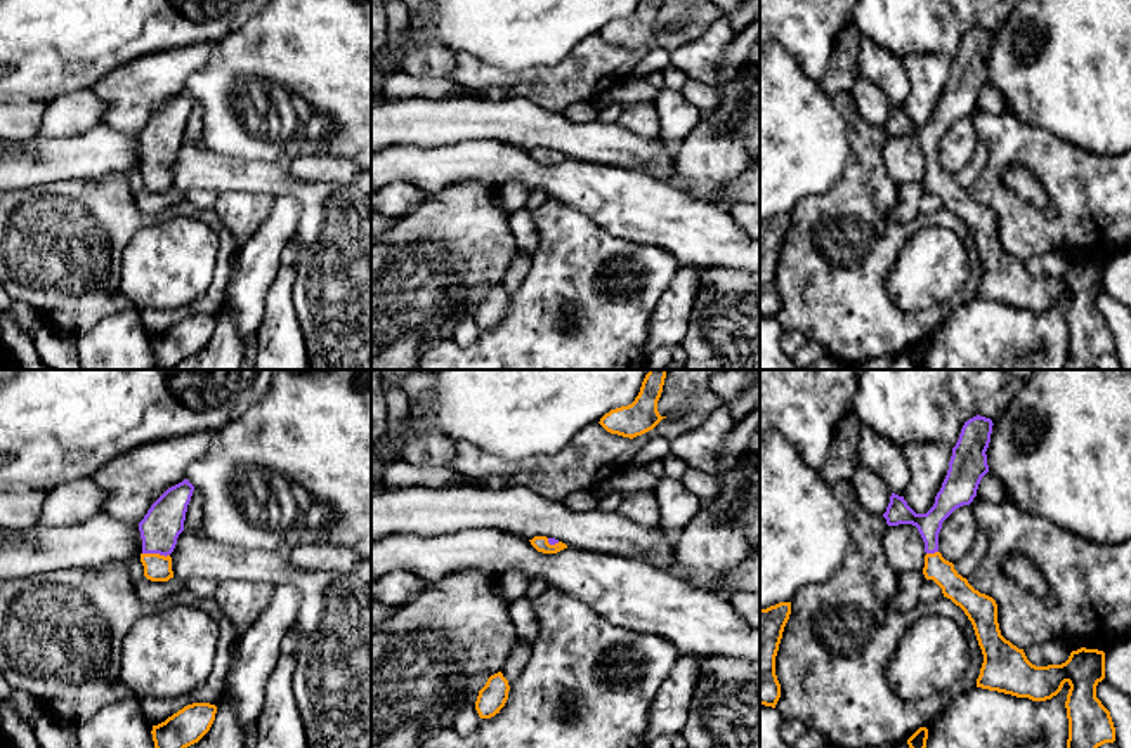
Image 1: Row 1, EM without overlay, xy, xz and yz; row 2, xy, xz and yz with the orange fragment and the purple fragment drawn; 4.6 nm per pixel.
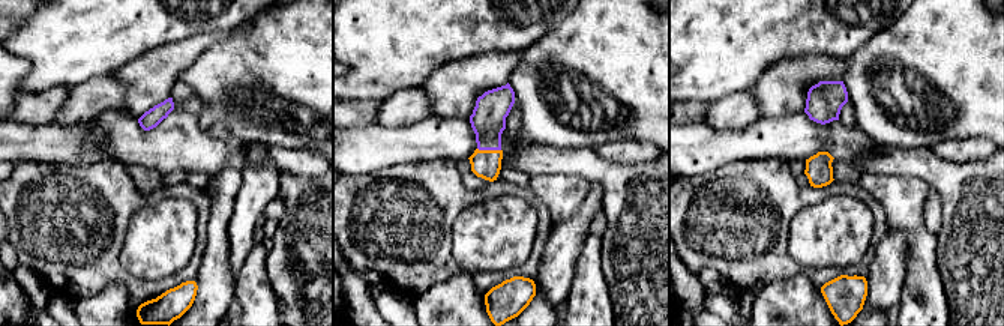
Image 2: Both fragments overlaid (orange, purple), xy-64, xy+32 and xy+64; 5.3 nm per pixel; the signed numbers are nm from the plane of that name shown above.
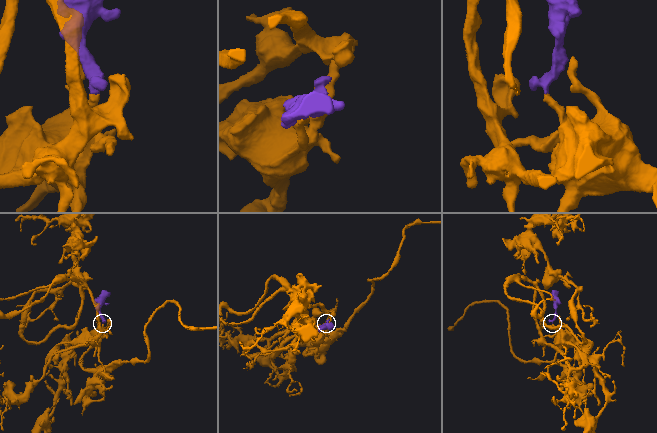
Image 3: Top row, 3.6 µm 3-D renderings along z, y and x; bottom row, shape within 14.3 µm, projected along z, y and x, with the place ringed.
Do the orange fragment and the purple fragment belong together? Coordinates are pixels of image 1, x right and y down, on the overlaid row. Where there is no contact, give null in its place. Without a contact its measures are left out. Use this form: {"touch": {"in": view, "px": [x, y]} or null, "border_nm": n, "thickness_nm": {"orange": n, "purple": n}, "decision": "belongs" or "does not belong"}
{"touch": {"in": "xy", "px": [156, 554]}, "border_nm": 130, "thickness_nm": {"orange": 130, "purple": 190}, "decision": "belongs"}

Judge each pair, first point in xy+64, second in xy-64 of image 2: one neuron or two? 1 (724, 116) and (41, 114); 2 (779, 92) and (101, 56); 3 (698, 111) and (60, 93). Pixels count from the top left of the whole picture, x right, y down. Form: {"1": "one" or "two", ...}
{"1": "two", "2": "two", "3": "one"}

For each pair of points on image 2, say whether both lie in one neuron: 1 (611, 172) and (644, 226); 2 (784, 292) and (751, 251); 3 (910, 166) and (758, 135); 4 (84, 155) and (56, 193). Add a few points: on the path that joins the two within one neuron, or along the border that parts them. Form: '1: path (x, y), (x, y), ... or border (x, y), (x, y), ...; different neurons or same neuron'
1: path (623, 185), (644, 206), (644, 212); same neuron
2: border (802, 269), (788, 277), (773, 280), (766, 286); different neurons
3: border (881, 146), (875, 153), (866, 155), (857, 166); different neurons
4: border (113, 159), (86, 166), (44, 162); different neurons

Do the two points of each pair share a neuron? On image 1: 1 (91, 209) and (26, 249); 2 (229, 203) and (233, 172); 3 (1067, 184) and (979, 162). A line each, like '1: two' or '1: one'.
1: one
2: two
3: two

